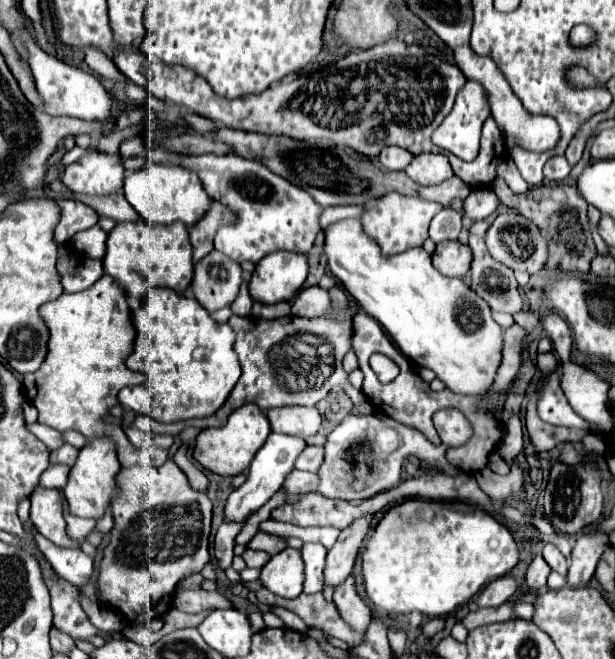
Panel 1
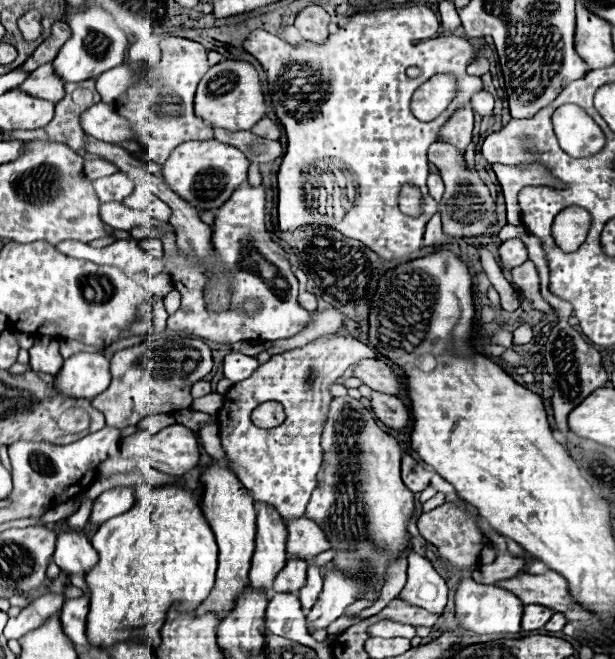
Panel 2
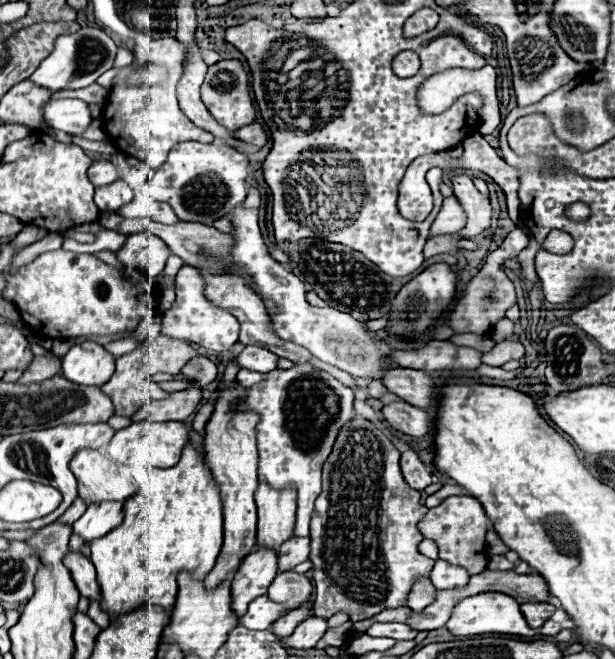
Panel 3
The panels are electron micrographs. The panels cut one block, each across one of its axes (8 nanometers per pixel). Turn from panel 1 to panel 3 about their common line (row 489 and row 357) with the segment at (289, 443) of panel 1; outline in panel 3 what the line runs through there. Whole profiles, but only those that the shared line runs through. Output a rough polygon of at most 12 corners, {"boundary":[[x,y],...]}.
{"boundary":[[246,346],[236,356],[240,368],[272,372],[278,356],[260,346]]}

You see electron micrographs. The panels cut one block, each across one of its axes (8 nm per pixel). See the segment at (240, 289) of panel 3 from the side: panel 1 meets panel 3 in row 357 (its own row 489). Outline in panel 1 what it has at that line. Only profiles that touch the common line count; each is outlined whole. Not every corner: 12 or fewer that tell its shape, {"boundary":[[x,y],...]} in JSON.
{"boundary":[[292,470],[280,490],[286,496],[308,494],[316,474]]}

